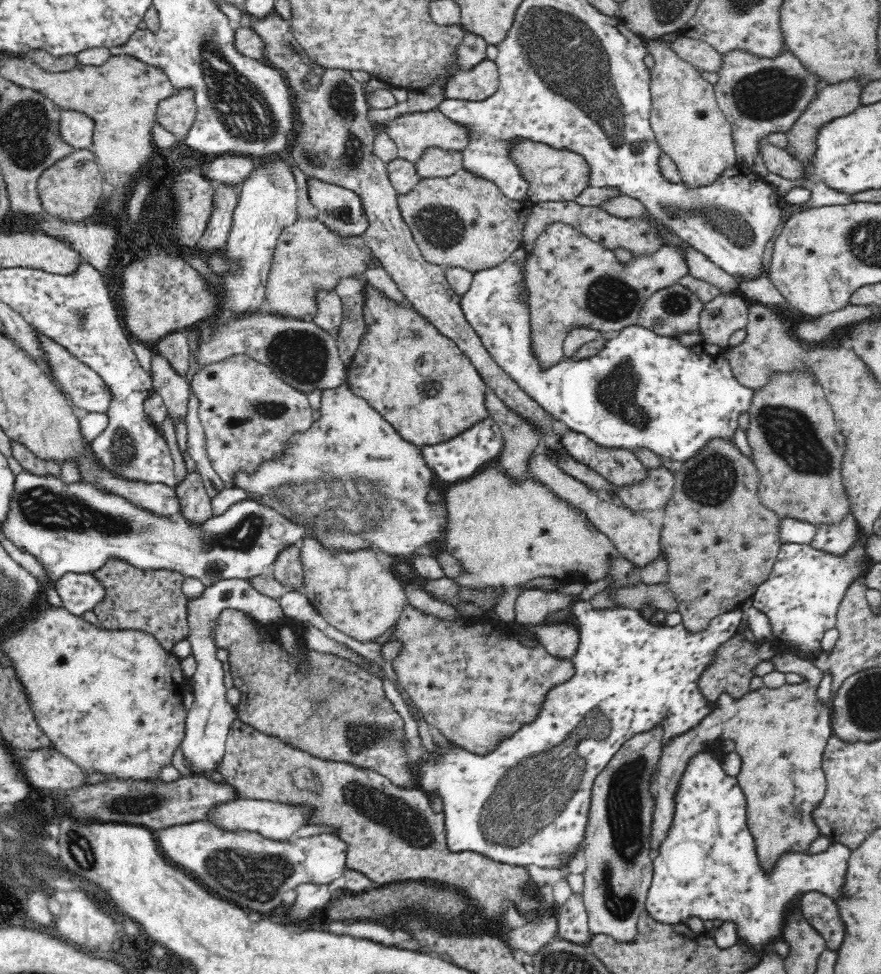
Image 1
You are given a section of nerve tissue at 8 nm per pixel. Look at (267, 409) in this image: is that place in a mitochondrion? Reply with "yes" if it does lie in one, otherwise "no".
yes

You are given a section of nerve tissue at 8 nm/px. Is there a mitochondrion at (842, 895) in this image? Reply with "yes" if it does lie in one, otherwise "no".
no

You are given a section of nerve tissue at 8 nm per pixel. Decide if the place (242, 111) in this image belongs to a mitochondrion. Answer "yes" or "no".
yes

